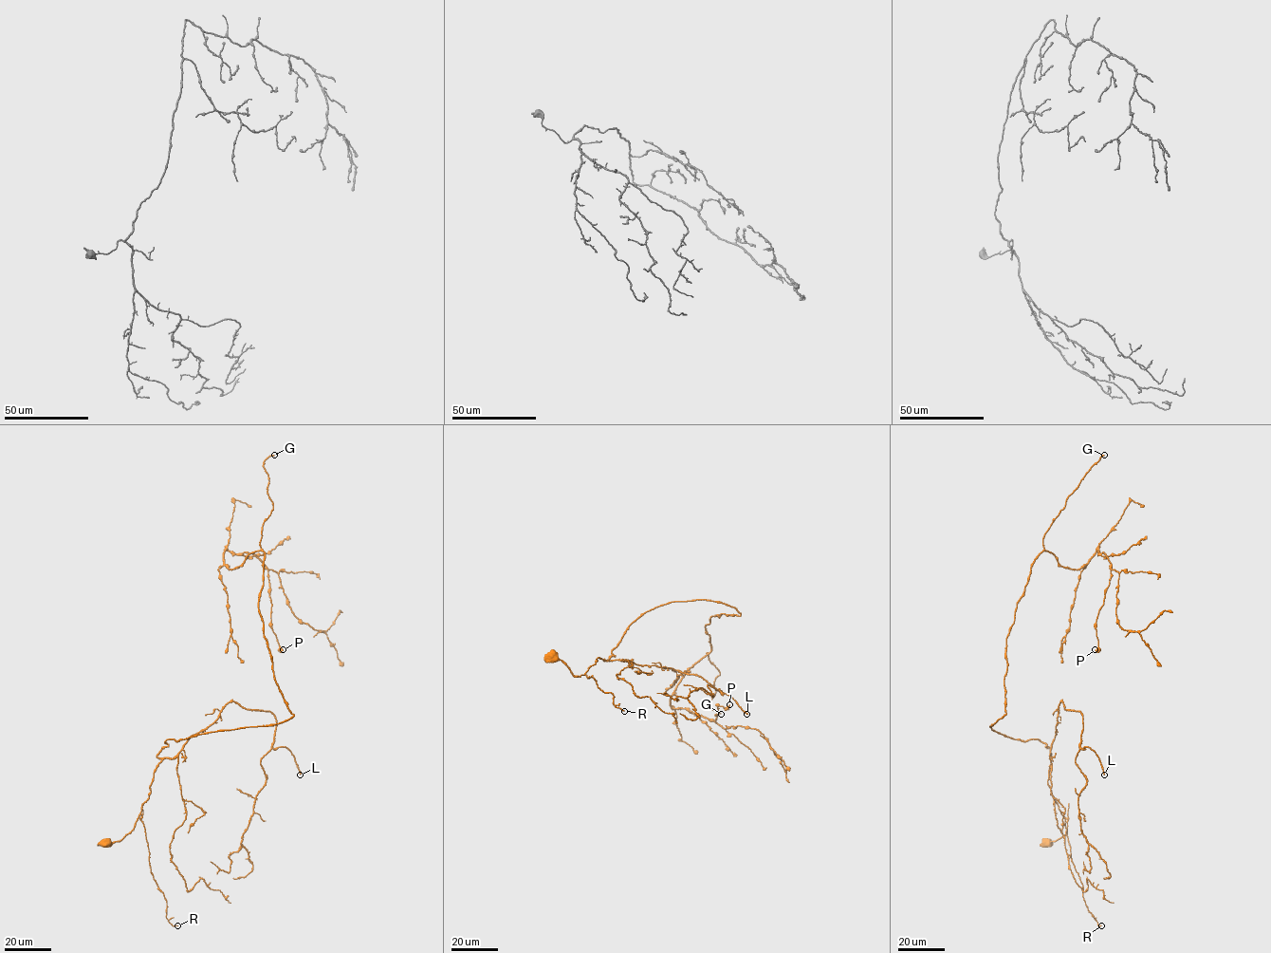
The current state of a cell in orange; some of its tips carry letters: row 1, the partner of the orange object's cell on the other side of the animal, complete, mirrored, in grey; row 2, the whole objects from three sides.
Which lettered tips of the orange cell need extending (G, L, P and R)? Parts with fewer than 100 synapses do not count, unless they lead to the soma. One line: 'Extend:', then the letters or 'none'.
Extend: G

